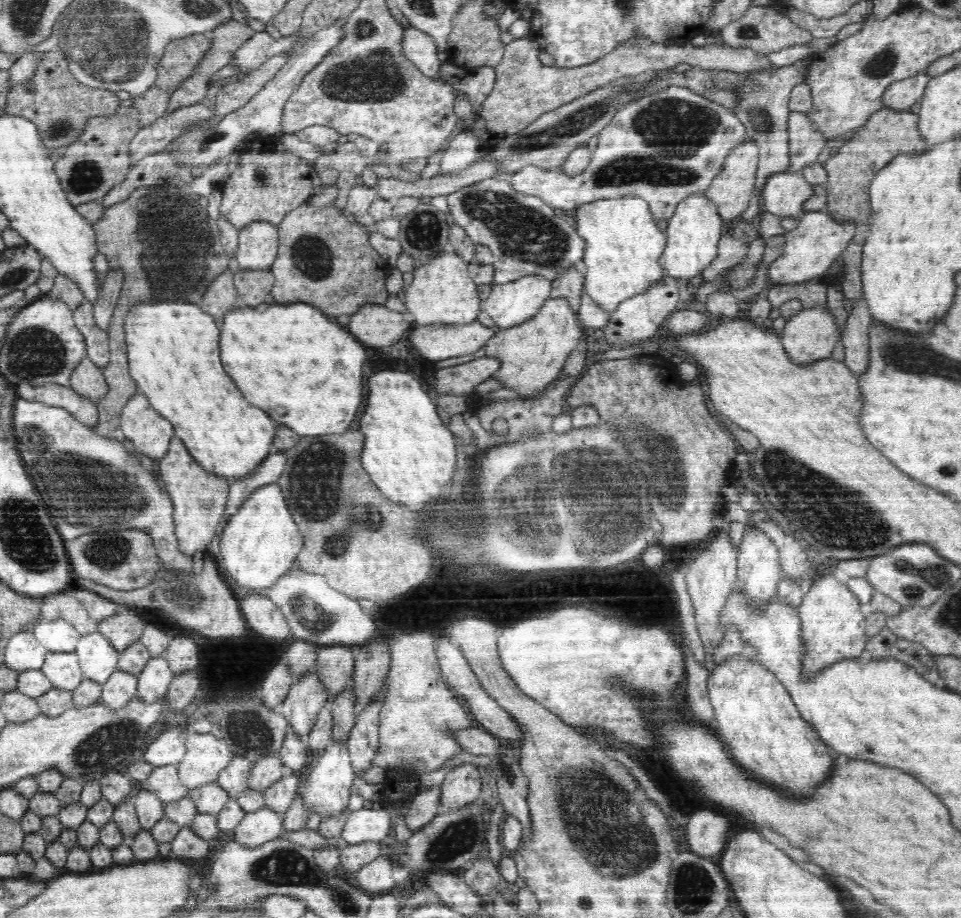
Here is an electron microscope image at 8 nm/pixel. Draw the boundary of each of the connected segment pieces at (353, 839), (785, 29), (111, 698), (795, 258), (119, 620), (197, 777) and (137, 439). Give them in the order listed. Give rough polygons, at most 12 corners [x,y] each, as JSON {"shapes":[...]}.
{"shapes":[[[386,808],[352,811],[345,843],[380,842],[390,832]],[[753,3],[720,31],[728,46],[775,53],[813,38]],[[118,669],[99,702],[121,709],[137,696],[137,676]],[[812,211],[785,234],[773,284],[824,276],[856,223]],[[126,607],[97,631],[118,652],[140,640],[144,620]],[[190,733],[180,782],[189,789],[216,781],[234,754],[211,733]],[[133,394],[119,419],[138,456],[160,460],[174,425]]]}

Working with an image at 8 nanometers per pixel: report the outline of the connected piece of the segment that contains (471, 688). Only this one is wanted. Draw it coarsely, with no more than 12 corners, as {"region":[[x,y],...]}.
{"region":[[437,638],[442,676],[484,729],[521,740],[518,723],[484,691],[457,644]]}

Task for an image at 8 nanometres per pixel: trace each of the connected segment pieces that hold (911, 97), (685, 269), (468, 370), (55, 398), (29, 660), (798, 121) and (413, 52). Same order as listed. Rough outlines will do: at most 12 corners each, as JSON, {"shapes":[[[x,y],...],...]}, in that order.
{"shapes":[[[922,72],[893,82],[884,107],[908,110],[921,100],[930,79]],[[705,194],[667,220],[659,264],[686,281],[716,258],[725,222]],[[486,355],[436,374],[439,394],[466,394],[500,362]],[[70,386],[34,387],[45,406],[70,412],[87,427],[97,425],[98,408]],[[32,632],[14,634],[4,650],[11,670],[39,670],[48,652]],[[808,113],[788,117],[790,171],[816,164],[827,146]],[[404,30],[406,58],[422,74],[434,77],[444,62],[429,34]]]}

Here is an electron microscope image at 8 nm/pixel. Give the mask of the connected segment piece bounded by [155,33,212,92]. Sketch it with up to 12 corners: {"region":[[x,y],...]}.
{"region":[[205,33],[166,44],[155,85],[179,87],[212,46]]}

